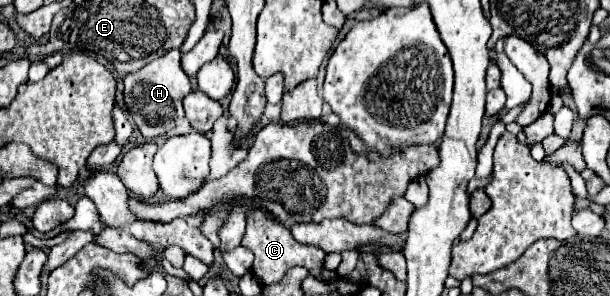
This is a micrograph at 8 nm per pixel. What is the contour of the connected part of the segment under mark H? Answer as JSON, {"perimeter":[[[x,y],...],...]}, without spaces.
{"perimeter":[[[170,50],[164,56],[152,60],[138,72],[124,76],[124,100],[126,108],[132,114],[136,128],[148,140],[166,136],[174,130],[176,118],[184,116],[182,98],[192,90],[188,76],[180,66],[180,50]]]}

